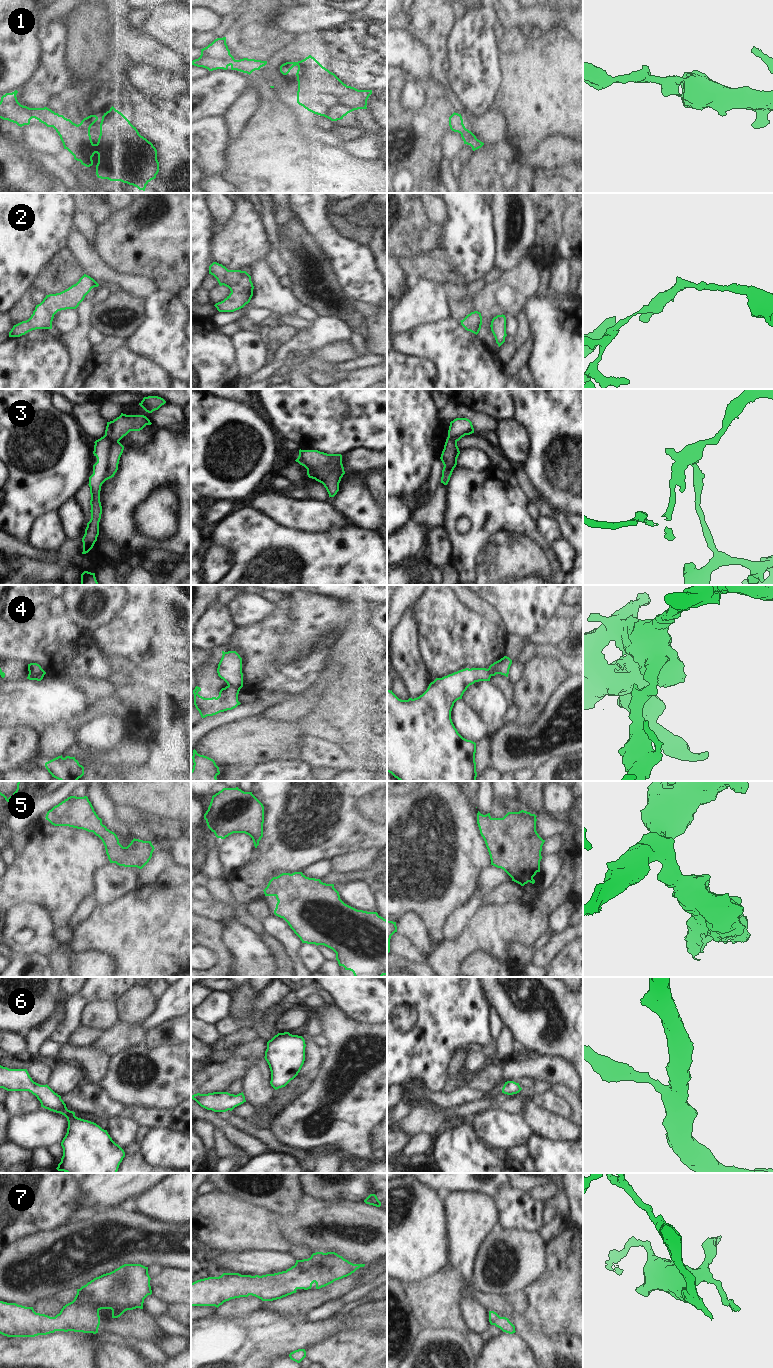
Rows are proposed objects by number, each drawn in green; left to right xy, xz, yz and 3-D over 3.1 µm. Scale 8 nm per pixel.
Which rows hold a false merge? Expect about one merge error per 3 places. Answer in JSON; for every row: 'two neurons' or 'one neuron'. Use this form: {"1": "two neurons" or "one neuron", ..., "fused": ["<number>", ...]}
{"1": "one neuron", "2": "one neuron", "3": "two neurons", "4": "two neurons", "5": "one neuron", "6": "one neuron", "7": "one neuron", "fused": ["3", "4"]}

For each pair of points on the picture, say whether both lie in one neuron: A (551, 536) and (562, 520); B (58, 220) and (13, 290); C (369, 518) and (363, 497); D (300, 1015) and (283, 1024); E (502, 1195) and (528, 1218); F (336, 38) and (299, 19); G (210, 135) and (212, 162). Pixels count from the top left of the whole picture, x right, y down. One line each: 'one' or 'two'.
A: two
B: one
C: one
D: one
E: one
F: two
G: one

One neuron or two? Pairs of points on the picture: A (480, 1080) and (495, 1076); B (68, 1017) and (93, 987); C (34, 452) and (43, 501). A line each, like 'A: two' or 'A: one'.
A: one
B: one
C: one

